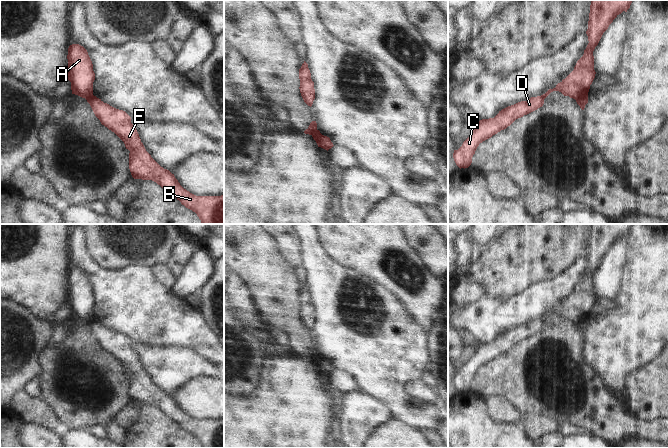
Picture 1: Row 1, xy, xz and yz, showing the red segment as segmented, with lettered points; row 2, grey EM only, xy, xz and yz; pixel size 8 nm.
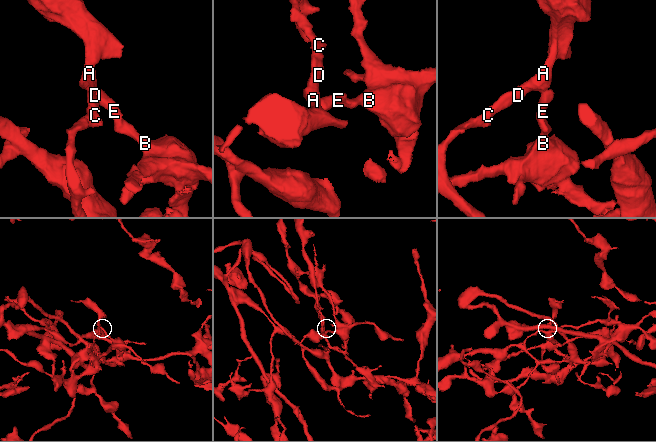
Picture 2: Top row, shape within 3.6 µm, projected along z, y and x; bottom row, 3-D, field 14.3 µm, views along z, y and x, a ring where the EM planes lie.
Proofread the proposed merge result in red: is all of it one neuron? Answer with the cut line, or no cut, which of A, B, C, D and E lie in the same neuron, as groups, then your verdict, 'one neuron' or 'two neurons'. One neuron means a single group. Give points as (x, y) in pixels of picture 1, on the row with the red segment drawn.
cut in yz along (587, 93), (581, 94), (575, 99); A C D / B E; two neurons

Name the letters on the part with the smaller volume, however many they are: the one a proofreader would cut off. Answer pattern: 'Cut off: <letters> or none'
Cut off: B, E

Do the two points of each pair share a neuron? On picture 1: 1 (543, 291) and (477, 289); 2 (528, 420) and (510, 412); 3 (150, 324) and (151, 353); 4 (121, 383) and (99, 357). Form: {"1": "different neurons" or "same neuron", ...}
{"1": "different neurons", "2": "different neurons", "3": "different neurons", "4": "same neuron"}

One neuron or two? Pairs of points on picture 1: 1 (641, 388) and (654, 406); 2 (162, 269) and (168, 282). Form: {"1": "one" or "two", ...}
{"1": "one", "2": "one"}

